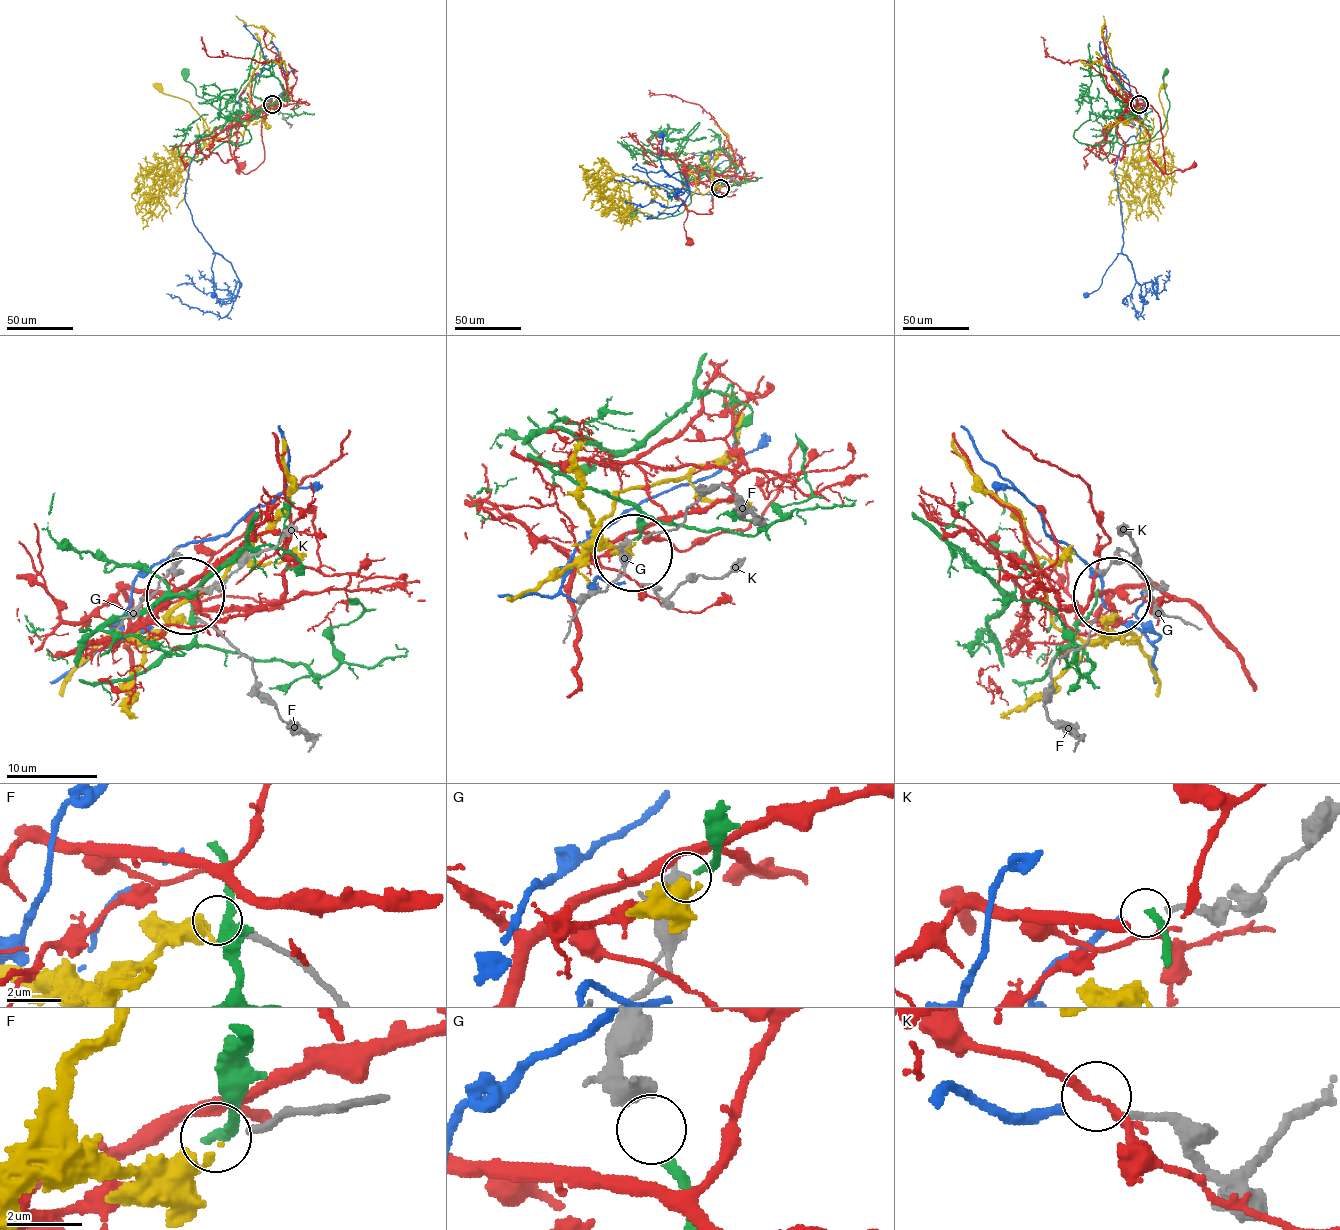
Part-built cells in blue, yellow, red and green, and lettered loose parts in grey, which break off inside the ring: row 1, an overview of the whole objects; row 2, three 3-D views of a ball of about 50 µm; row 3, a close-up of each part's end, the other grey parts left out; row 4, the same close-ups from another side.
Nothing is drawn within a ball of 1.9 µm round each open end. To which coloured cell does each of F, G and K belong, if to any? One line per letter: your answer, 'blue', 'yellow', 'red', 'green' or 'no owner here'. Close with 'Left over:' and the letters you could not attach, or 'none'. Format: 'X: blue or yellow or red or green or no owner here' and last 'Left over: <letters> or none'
F: yellow
G: green
K: blue
Left over: none

